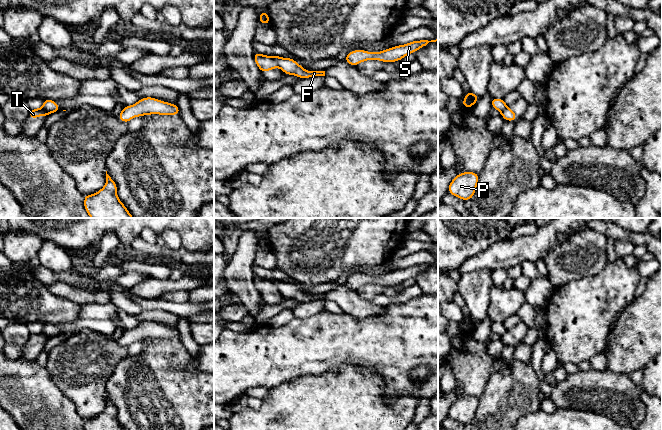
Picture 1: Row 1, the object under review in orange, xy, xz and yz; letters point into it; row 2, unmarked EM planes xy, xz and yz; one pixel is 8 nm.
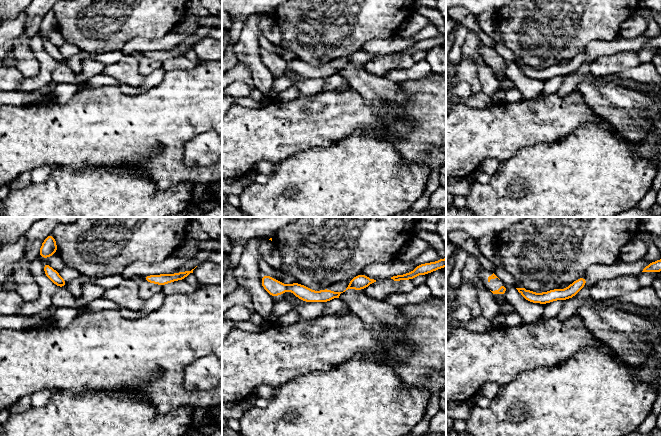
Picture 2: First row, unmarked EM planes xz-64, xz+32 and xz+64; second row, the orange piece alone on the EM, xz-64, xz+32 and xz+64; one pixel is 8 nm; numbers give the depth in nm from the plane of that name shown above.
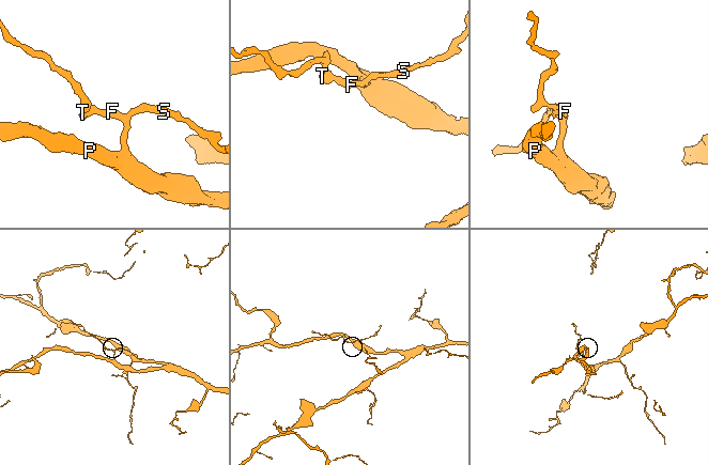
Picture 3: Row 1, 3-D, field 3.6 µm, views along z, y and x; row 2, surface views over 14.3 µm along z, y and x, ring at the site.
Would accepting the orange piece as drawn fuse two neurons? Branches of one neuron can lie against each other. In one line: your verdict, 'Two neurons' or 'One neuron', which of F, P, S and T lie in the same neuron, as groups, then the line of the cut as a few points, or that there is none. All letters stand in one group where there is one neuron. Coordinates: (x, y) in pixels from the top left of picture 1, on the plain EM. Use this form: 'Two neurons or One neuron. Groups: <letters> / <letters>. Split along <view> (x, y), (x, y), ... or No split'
Two neurons. Groups: F P S / T. Split along xz (269, 280), (278, 290)

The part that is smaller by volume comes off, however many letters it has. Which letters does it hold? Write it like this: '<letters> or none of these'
T

